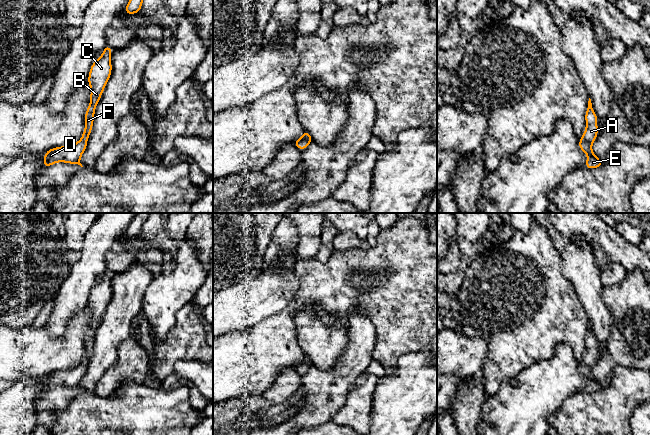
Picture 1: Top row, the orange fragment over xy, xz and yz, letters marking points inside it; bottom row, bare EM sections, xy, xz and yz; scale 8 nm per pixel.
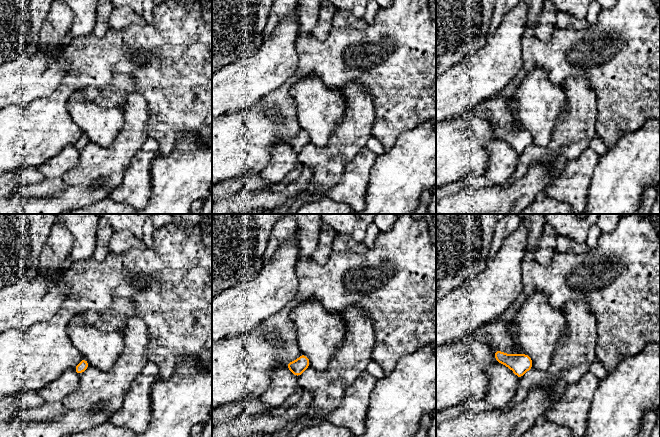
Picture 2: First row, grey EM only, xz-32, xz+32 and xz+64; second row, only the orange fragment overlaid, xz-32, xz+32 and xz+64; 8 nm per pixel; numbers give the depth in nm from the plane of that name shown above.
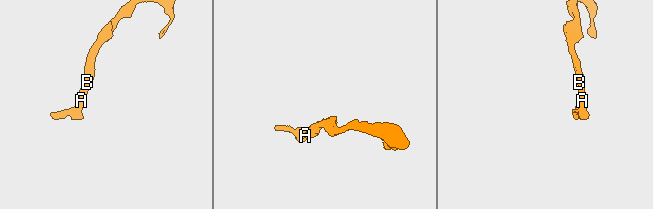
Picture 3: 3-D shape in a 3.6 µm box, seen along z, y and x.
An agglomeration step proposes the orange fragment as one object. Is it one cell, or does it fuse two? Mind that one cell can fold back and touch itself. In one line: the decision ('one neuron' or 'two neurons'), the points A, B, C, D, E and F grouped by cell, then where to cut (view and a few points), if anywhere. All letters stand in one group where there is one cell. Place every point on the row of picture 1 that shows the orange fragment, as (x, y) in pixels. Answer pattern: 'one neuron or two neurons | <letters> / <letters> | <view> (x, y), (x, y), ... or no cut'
one neuron | A B C D E F | no cut

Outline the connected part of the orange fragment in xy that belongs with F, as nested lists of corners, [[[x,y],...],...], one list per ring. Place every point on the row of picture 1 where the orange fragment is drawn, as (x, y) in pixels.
[[[106,45],[100,58],[91,65],[88,76],[88,84],[91,88],[90,104],[85,113],[85,130],[81,139],[73,145],[52,148],[45,152],[43,159],[45,168],[57,162],[78,164],[83,167],[80,163],[80,158],[87,147],[87,140],[92,131],[96,105],[111,75],[112,50],[110,46]]]

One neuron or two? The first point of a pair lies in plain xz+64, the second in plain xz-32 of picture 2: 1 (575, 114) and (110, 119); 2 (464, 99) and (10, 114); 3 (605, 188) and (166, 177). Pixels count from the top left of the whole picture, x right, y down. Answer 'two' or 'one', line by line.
1: two
2: two
3: one

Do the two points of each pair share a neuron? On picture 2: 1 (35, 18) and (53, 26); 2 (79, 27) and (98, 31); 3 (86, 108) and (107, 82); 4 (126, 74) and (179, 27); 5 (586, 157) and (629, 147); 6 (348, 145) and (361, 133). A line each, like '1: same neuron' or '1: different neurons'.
1: different neurons
2: different neurons
3: different neurons
4: same neuron
5: different neurons
6: same neuron

